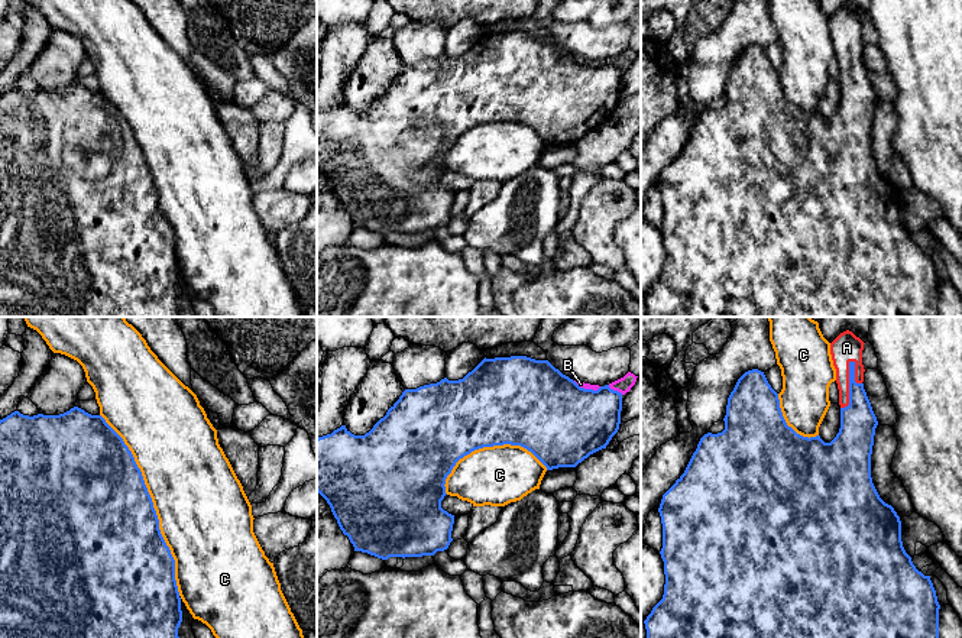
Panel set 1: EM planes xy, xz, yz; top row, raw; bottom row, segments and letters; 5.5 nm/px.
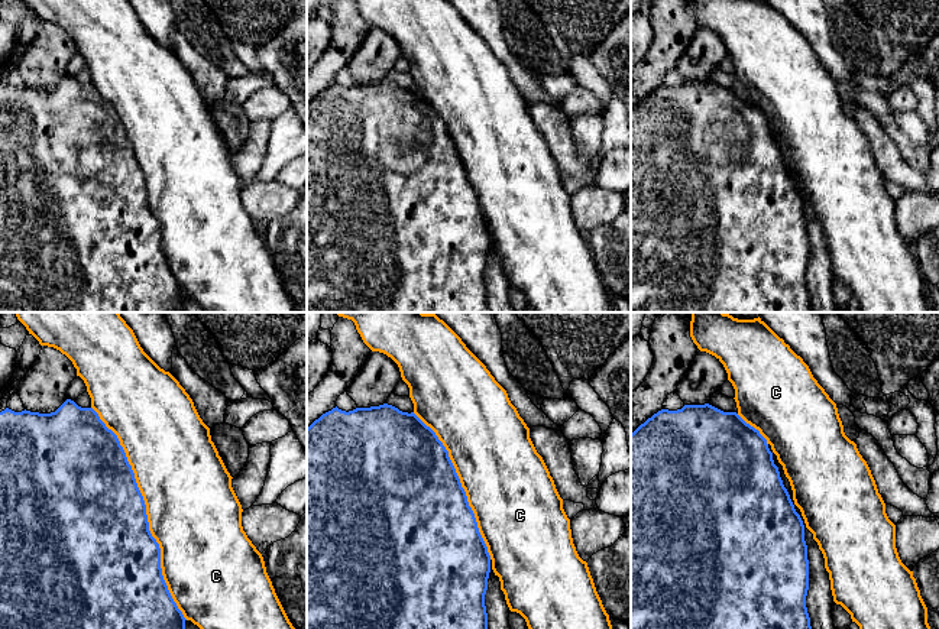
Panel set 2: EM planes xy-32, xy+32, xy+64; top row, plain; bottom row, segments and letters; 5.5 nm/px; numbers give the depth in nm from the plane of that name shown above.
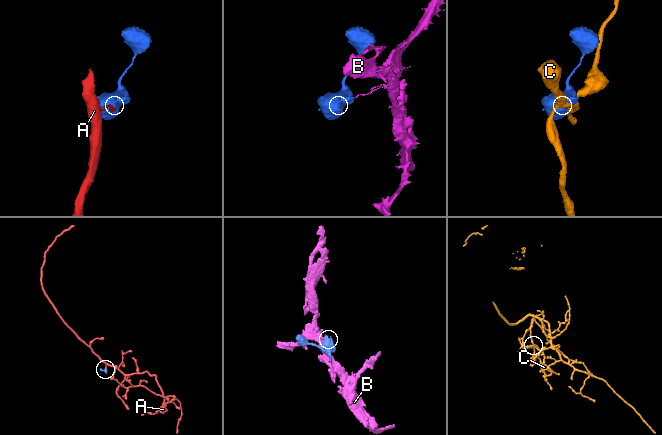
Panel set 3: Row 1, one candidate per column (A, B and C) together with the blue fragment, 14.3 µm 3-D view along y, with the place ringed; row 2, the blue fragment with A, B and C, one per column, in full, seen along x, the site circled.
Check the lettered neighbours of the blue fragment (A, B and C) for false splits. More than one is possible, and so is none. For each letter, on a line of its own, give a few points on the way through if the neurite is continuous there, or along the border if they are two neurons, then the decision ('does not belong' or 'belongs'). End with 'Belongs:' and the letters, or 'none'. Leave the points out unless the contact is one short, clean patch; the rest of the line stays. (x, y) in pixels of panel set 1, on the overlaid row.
A: way yz (858, 423), (849, 385), (846, 347); belongs
B: does not belong
C: does not belong
Belongs: A

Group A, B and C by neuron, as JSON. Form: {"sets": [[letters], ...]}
{"sets": [["A"], ["B"], ["C"]]}

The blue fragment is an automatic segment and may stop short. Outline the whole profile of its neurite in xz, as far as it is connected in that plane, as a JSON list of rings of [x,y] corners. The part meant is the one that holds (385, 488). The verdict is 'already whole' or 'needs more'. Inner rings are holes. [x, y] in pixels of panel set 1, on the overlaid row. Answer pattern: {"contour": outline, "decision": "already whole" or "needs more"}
{"contour": [[[527,356],[483,359],[463,379],[448,380],[441,379],[437,383],[420,386],[417,389],[405,389],[399,399],[388,409],[373,428],[365,435],[352,434],[346,425],[334,430],[331,434],[317,438],[317,492],[327,501],[334,518],[344,535],[349,537],[354,551],[367,553],[382,560],[389,557],[422,557],[434,556],[437,551],[448,548],[454,524],[454,515],[441,508],[441,501],[446,493],[446,479],[451,473],[456,463],[474,450],[493,446],[521,446],[531,451],[547,470],[558,467],[576,467],[590,454],[606,448],[612,437],[618,433],[621,424],[622,394],[609,388],[600,386],[597,391],[580,388],[573,379],[563,375],[548,360],[535,360]]], "decision": "already whole"}

